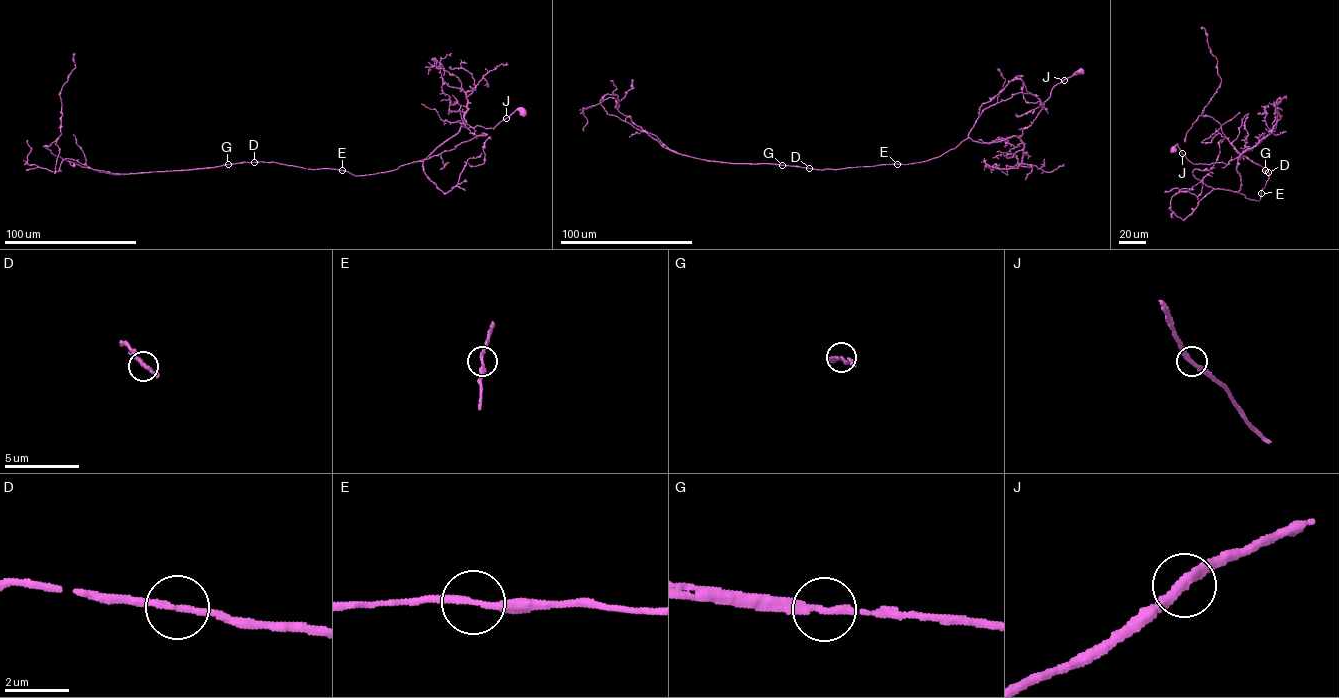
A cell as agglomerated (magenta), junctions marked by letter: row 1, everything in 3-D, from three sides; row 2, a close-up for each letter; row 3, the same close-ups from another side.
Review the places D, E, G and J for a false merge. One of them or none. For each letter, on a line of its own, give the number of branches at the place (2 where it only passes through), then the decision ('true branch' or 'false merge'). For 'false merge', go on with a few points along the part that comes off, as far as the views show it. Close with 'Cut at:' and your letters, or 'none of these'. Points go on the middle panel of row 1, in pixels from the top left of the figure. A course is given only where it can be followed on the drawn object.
D: branches 2; true branch
E: branches 2; true branch
G: branches 2; true branch
J: branches 2; true branch
Cut at: none of these

